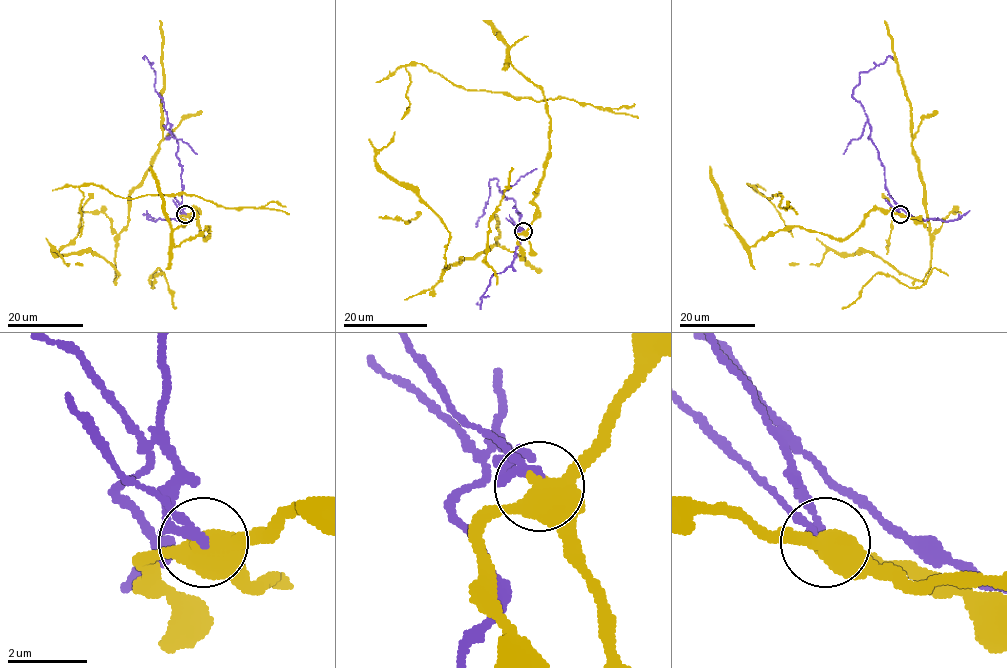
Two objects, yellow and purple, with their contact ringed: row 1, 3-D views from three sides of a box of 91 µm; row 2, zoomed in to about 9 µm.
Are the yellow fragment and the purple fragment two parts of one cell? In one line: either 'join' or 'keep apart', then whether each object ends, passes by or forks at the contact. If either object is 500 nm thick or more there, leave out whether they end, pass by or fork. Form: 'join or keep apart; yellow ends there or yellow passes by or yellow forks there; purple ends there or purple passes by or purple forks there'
keep apart; yellow forks there; purple forks there

